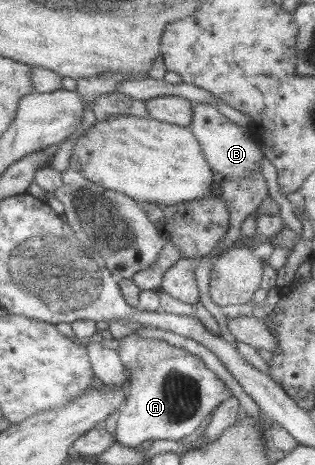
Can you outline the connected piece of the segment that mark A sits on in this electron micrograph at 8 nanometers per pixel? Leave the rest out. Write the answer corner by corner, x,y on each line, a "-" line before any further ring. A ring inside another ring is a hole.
134,332
121,337
116,351
129,380
129,392
124,406
119,410
114,441
123,447
137,447
142,442
151,440
179,441
189,437
197,429
205,416
209,415
221,402
231,398
229,389
203,362
181,347
175,347
165,341
136,335

